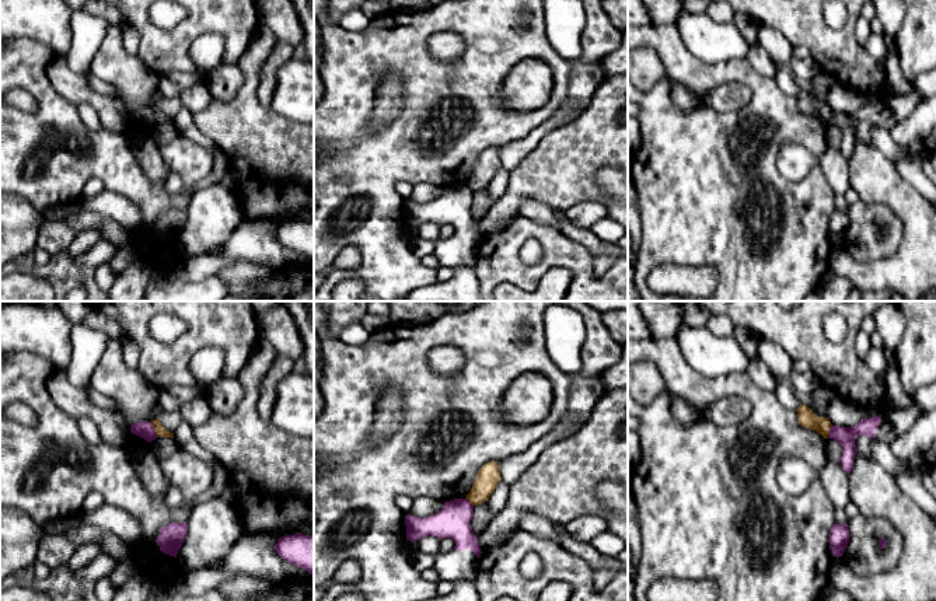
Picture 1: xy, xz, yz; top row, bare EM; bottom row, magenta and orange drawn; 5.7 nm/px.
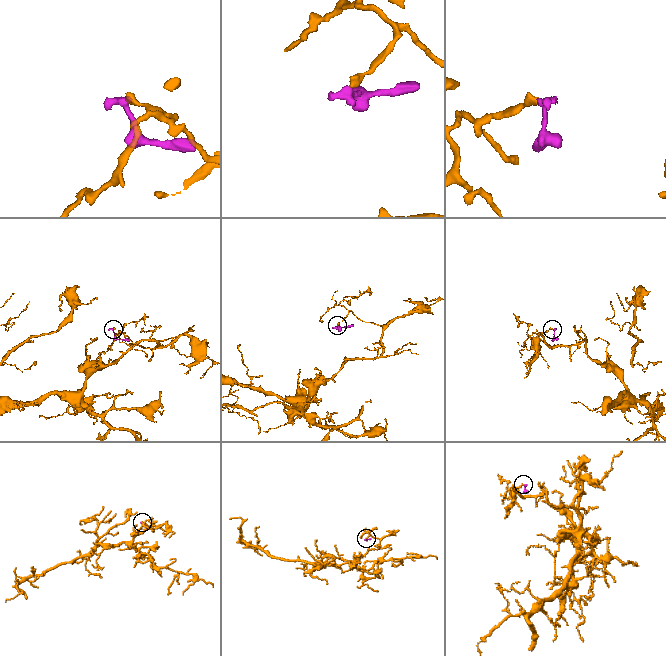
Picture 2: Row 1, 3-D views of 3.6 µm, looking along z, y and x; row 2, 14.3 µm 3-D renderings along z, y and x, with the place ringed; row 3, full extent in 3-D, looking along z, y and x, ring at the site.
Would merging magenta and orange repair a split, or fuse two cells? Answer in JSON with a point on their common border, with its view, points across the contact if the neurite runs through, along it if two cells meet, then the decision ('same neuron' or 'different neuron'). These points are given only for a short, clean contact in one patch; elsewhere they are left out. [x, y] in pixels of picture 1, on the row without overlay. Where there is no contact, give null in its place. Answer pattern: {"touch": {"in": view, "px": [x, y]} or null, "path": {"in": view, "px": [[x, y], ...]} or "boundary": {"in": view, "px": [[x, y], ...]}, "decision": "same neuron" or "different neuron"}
{"touch": {"in": "xy", "px": [153, 115]}, "boundary": {"in": "xy", "px": [[150, 108], [157, 122]]}, "decision": "different neuron"}

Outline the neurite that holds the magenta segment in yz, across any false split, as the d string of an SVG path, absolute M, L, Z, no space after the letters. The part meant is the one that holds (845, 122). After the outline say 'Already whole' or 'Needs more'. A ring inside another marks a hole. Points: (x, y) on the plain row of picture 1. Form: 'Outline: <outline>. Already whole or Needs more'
Outline: M916 88L905 97L887 95L876 104L863 104L855 113L831 112L828 125L834 125L842 133L841 151L844 157L851 160L853 146L858 139L855 126L858 122L869 122L880 127L891 130L897 123L907 119L916 104L922 99Z. Needs more

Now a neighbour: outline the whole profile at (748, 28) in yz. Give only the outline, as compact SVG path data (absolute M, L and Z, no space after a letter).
M736 14L733 24L738 28L740 34L748 43L757 42L758 24L744 14Z

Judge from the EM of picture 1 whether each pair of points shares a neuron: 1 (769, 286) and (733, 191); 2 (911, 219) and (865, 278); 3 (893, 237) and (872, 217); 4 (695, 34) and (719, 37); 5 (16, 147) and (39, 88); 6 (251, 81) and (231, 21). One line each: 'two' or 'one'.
1: one
2: one
3: one
4: one
5: one
6: two

